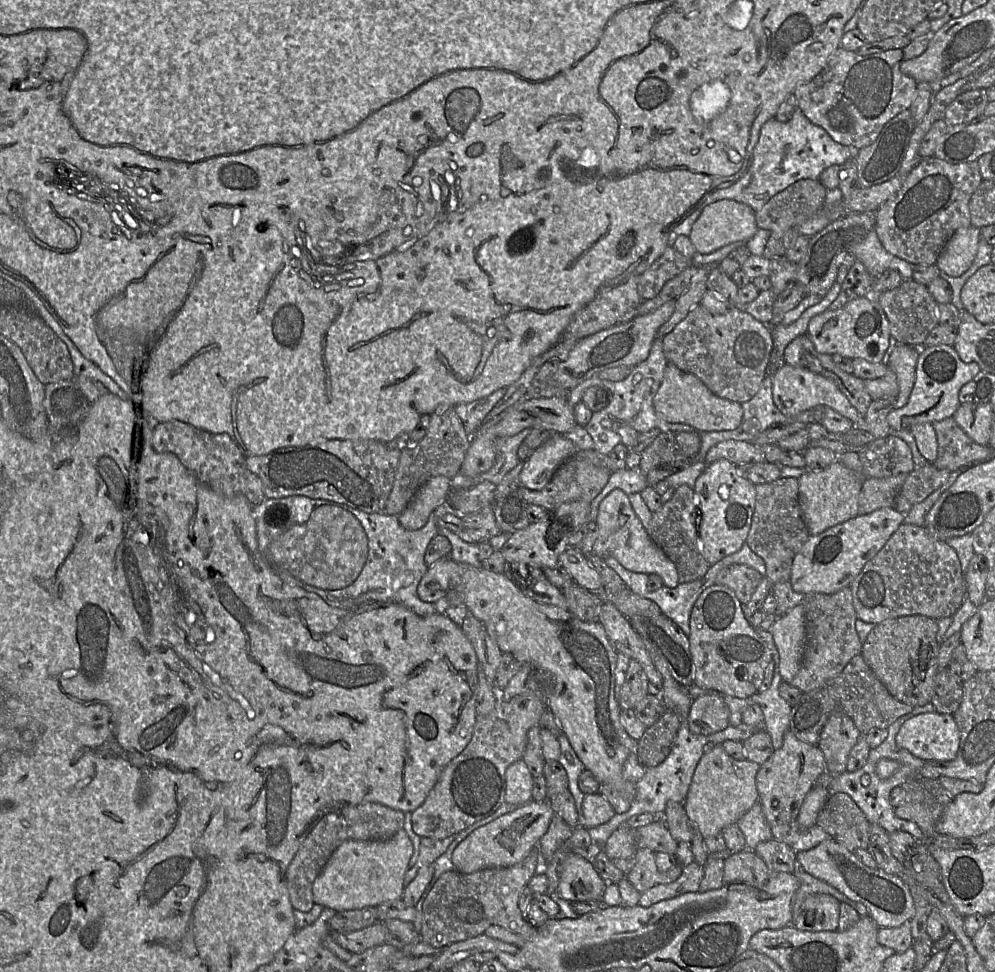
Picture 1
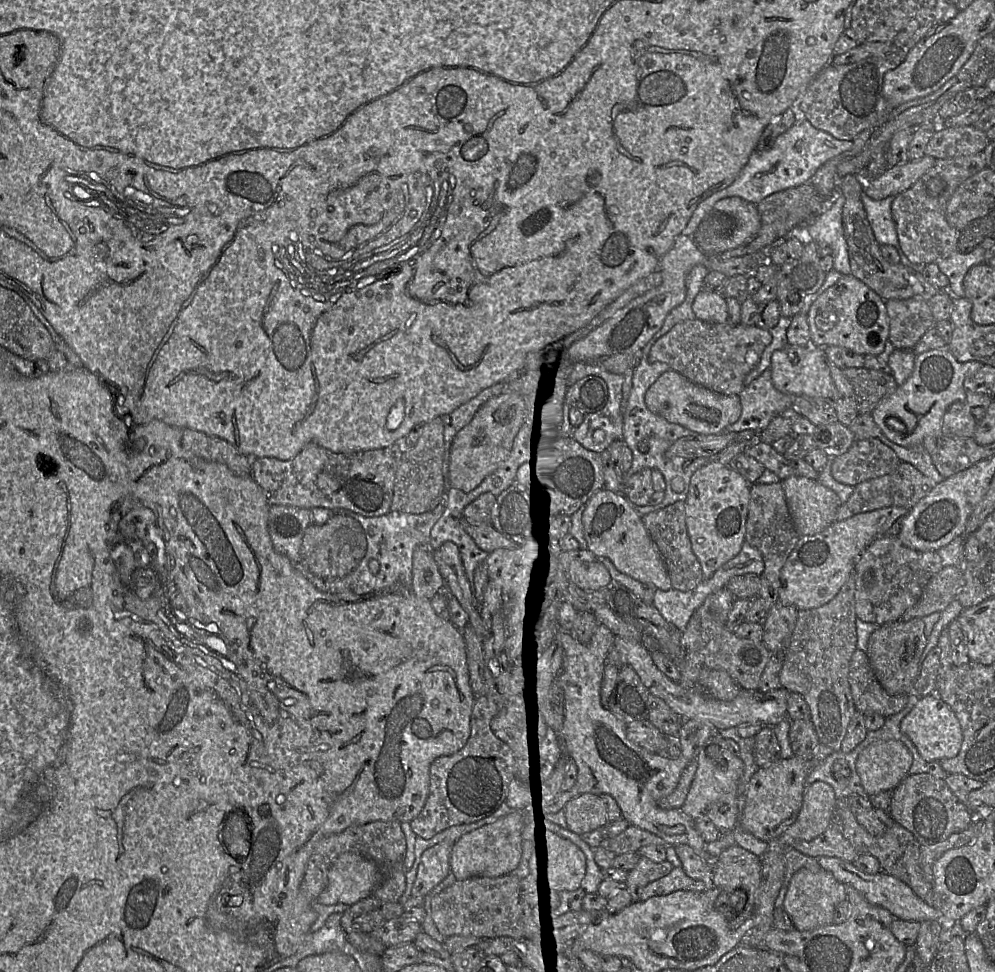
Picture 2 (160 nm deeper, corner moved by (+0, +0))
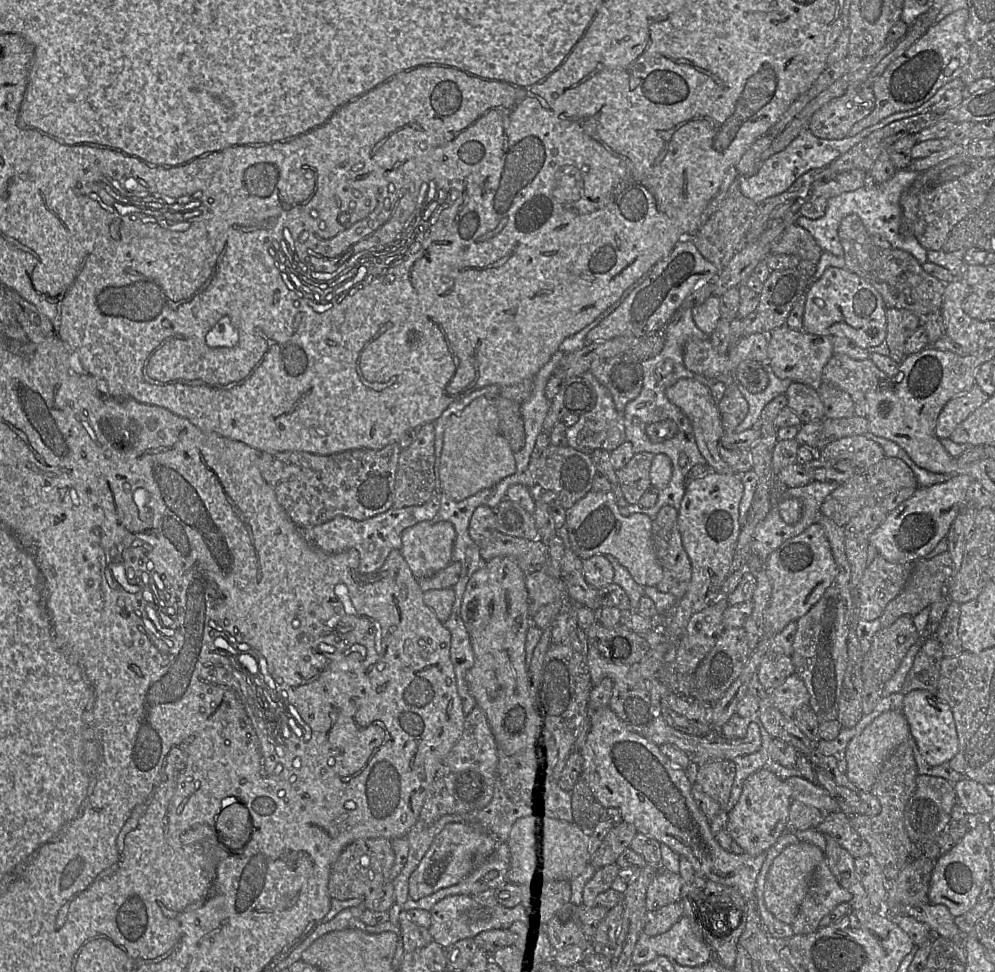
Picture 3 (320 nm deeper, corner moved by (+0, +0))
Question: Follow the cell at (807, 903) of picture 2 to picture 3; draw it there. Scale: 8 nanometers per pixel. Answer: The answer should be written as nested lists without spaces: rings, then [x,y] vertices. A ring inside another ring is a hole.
[[[806,842],[787,847],[774,860],[767,876],[765,902],[778,920],[788,925],[793,924],[808,892],[813,872],[824,860],[824,852],[819,847]]]

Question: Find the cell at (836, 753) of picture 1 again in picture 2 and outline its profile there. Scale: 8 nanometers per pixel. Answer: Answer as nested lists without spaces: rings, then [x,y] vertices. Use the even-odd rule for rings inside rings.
[[[853,571],[831,600],[818,607],[798,610],[794,630],[782,653],[781,687],[789,692],[796,692],[805,699],[819,742],[829,746],[833,751],[841,750],[842,740],[856,711],[848,682],[850,659],[857,648],[855,586],[856,577]]]

